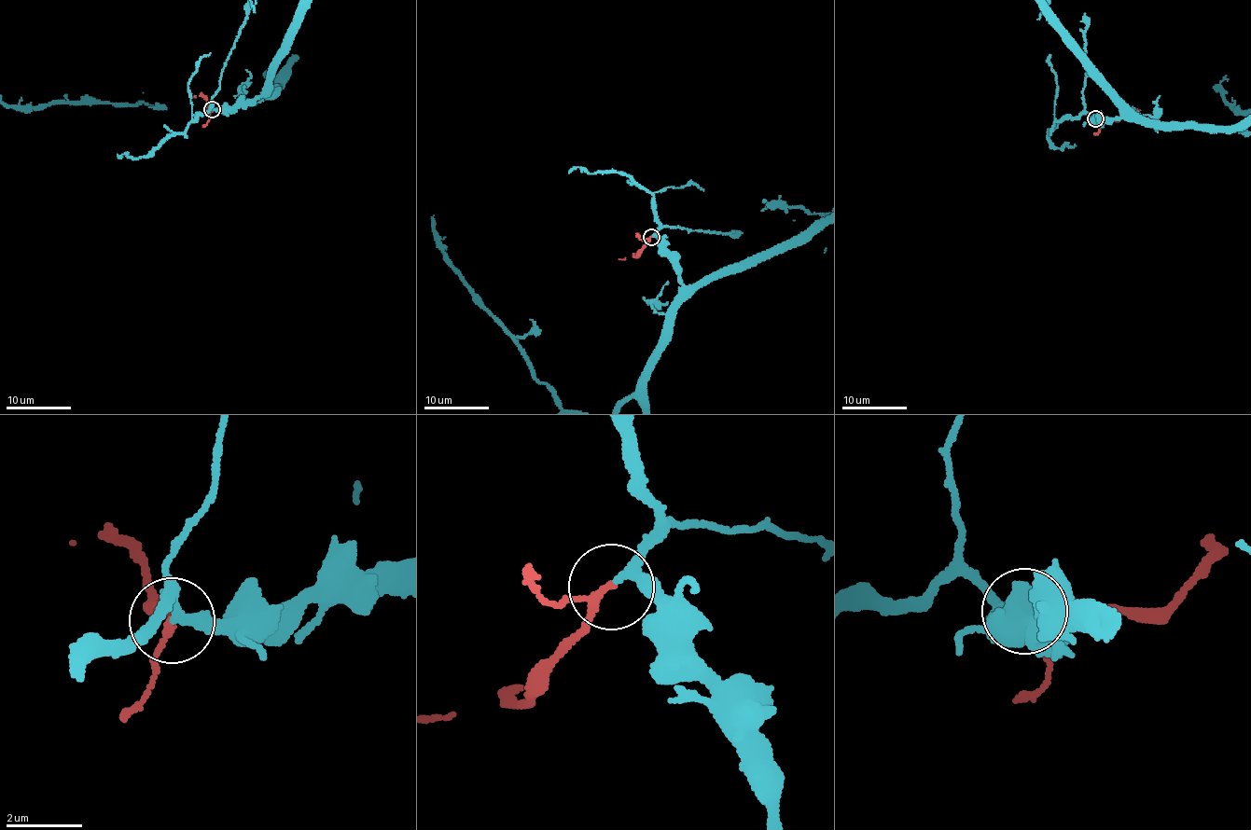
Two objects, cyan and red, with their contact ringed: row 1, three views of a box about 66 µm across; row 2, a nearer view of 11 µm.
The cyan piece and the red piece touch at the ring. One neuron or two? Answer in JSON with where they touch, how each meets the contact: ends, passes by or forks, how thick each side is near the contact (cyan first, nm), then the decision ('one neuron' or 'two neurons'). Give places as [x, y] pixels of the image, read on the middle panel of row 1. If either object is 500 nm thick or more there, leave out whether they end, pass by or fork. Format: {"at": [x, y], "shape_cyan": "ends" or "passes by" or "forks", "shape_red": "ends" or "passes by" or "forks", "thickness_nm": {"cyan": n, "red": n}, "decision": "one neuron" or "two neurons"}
{"at": [651, 237], "shape_cyan": "passes by", "shape_red": "passes by", "thickness_nm": {"cyan": 240, "red": 160}, "decision": "one neuron"}

